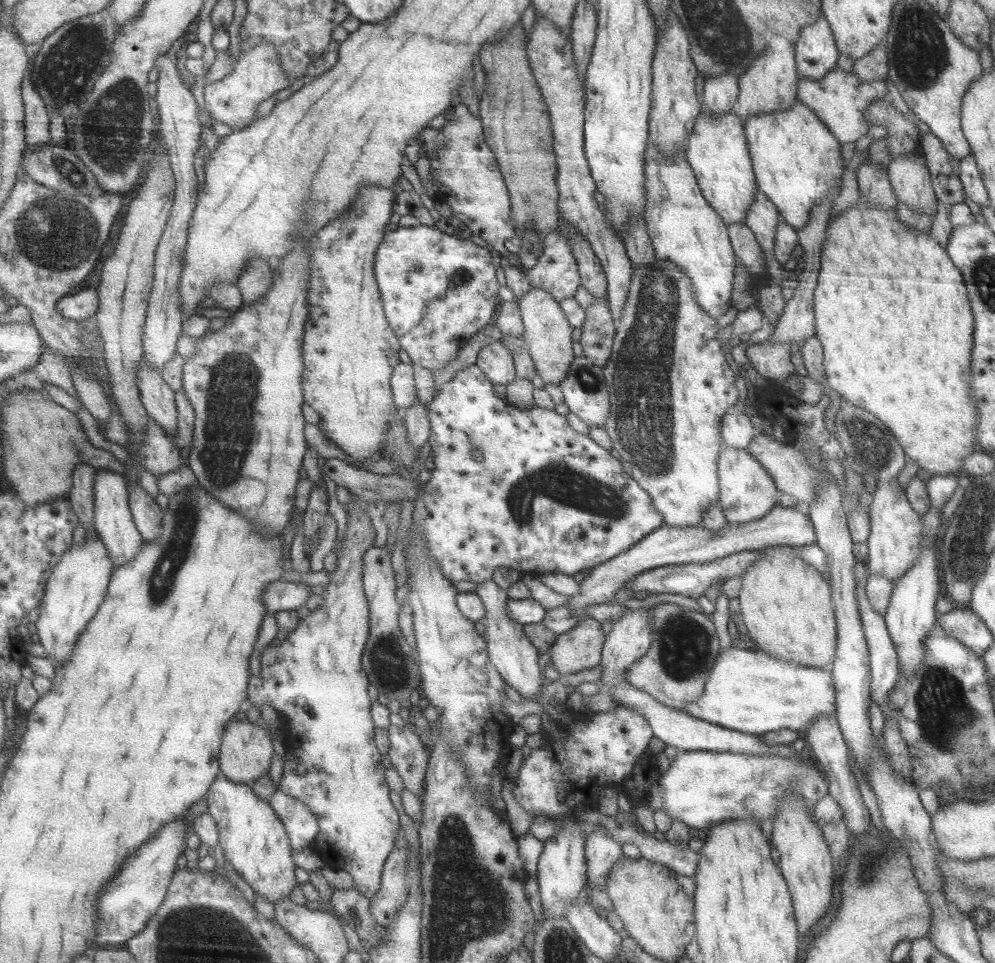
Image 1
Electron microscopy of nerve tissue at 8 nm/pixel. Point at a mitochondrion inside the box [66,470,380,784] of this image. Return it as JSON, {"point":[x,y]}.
{"point":[164,578]}

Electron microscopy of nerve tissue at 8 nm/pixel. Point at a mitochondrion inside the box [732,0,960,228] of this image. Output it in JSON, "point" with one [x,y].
{"point":[919,54]}

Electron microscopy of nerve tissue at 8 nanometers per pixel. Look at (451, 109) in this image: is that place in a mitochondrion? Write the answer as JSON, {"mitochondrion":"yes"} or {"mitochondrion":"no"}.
{"mitochondrion":"no"}

